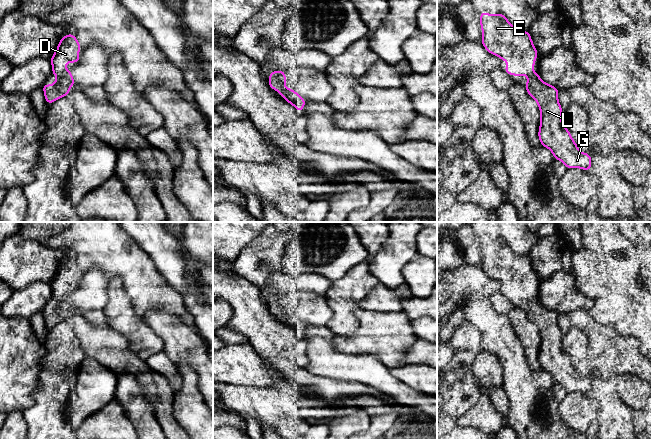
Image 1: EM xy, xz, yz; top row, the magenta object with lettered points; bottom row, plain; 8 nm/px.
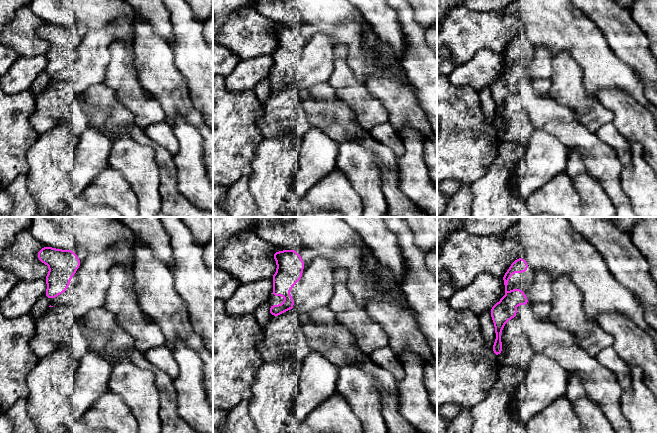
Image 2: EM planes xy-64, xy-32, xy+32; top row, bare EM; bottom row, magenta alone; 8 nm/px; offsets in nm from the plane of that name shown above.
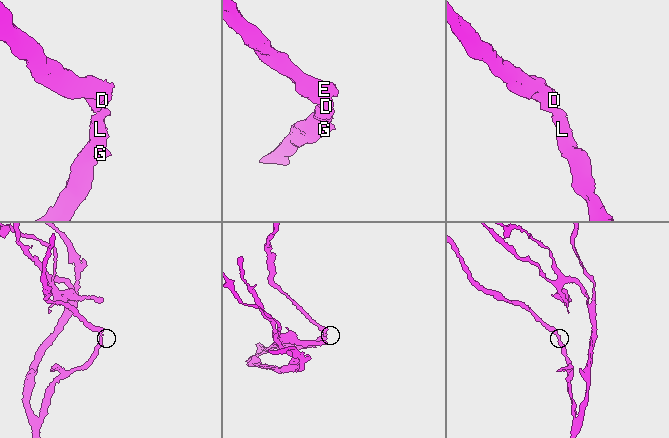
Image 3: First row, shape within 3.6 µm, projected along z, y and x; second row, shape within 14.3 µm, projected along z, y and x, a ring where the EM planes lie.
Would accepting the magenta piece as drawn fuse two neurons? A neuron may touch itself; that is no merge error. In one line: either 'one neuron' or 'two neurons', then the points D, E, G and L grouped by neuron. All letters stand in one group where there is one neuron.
one neuron; groups D E G L

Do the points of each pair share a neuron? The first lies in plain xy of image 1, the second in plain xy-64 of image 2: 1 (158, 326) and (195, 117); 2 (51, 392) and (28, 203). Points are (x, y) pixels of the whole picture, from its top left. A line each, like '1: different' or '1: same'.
1: same
2: different

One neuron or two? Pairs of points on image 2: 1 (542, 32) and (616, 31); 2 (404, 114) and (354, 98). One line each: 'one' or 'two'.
1: two
2: two

